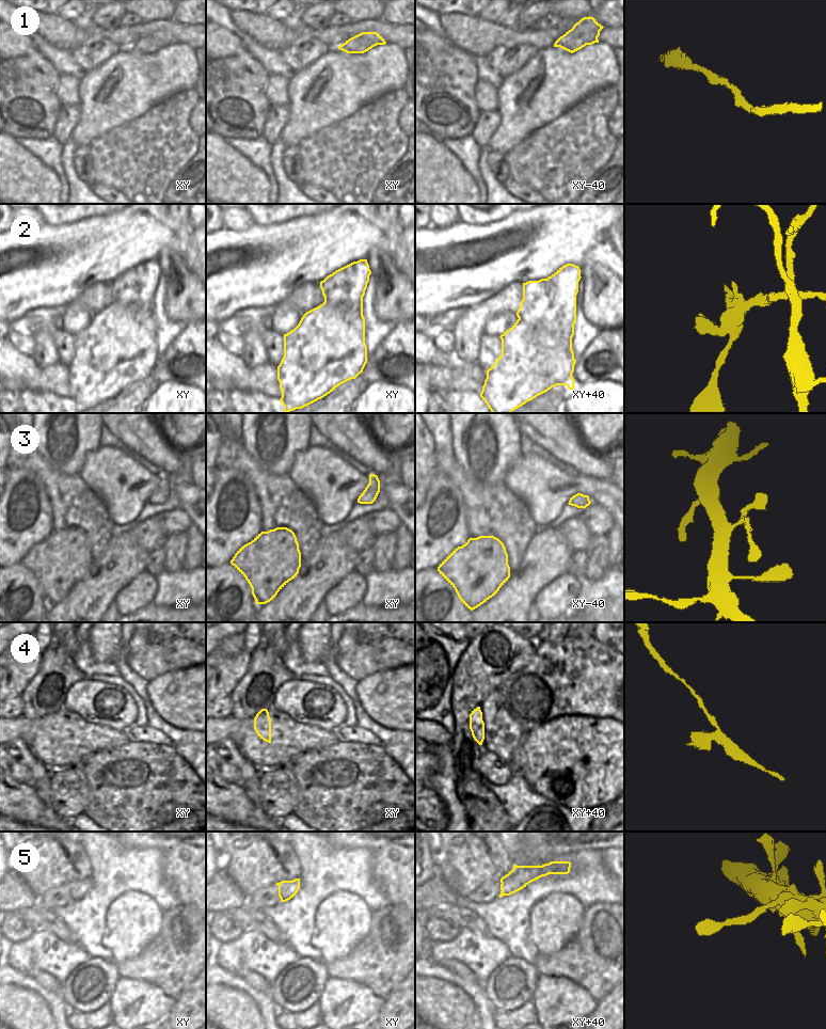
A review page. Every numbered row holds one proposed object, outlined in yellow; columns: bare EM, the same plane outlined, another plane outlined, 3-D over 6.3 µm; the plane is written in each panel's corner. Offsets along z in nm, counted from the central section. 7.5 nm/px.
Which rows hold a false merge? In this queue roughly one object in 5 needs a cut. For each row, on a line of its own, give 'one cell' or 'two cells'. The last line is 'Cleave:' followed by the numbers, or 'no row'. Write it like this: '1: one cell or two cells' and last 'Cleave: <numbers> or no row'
1: one cell
2: two cells
3: one cell
4: one cell
5: two cells
Cleave: 2, 5

